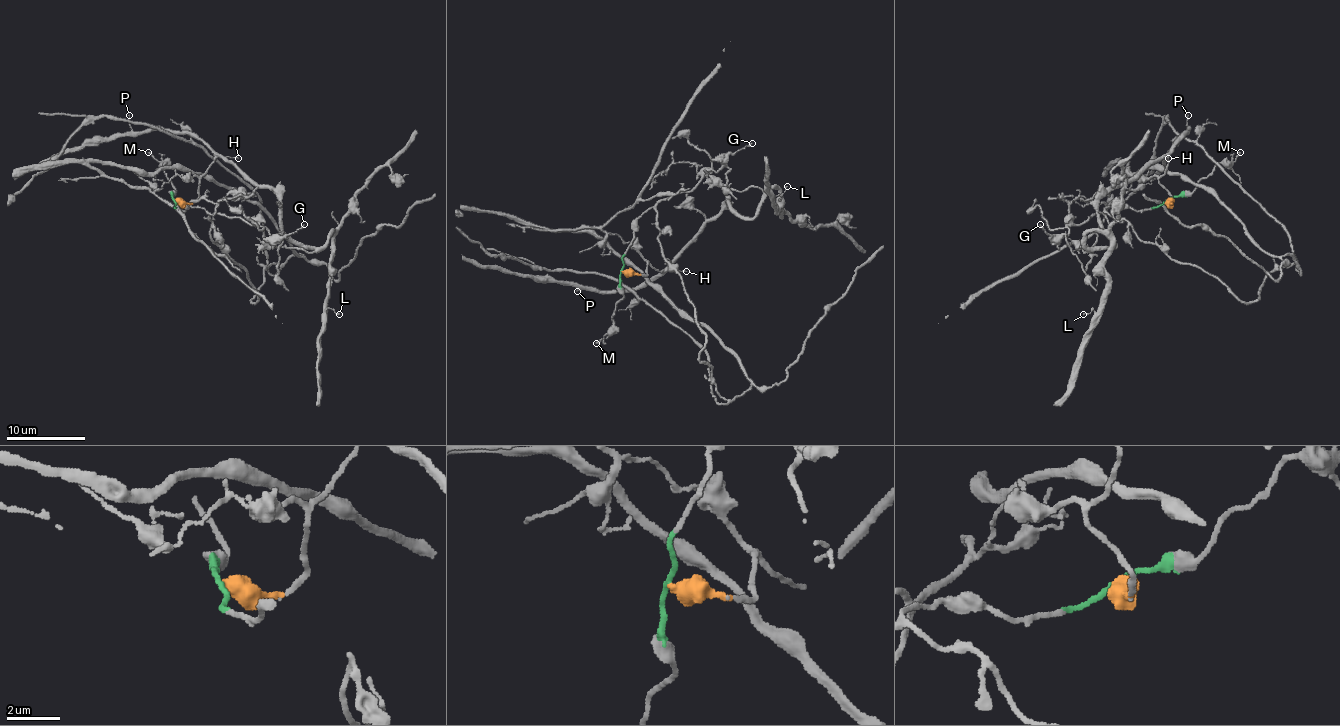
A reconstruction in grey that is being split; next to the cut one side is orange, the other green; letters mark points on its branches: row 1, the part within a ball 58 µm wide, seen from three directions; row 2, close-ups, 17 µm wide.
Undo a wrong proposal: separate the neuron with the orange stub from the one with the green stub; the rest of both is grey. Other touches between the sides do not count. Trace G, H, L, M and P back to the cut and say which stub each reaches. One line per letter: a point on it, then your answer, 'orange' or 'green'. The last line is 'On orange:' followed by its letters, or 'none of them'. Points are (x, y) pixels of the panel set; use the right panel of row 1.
G: (1040, 224) | green
H: (1168, 158) | orange
L: (1083, 314) | orange
M: (1240, 152) | green
P: (1188, 115) | orange
On orange: H, L, P

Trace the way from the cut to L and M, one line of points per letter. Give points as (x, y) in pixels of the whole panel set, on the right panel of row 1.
L: (1167, 201), (1164, 156), (1098, 201), (1114, 245), (1085, 235), (1102, 231), (1110, 254), (1106, 298), (1083, 314)
M: (1167, 201), (1171, 197), (1185, 197), (1219, 164), (1231, 164), (1241, 152)

